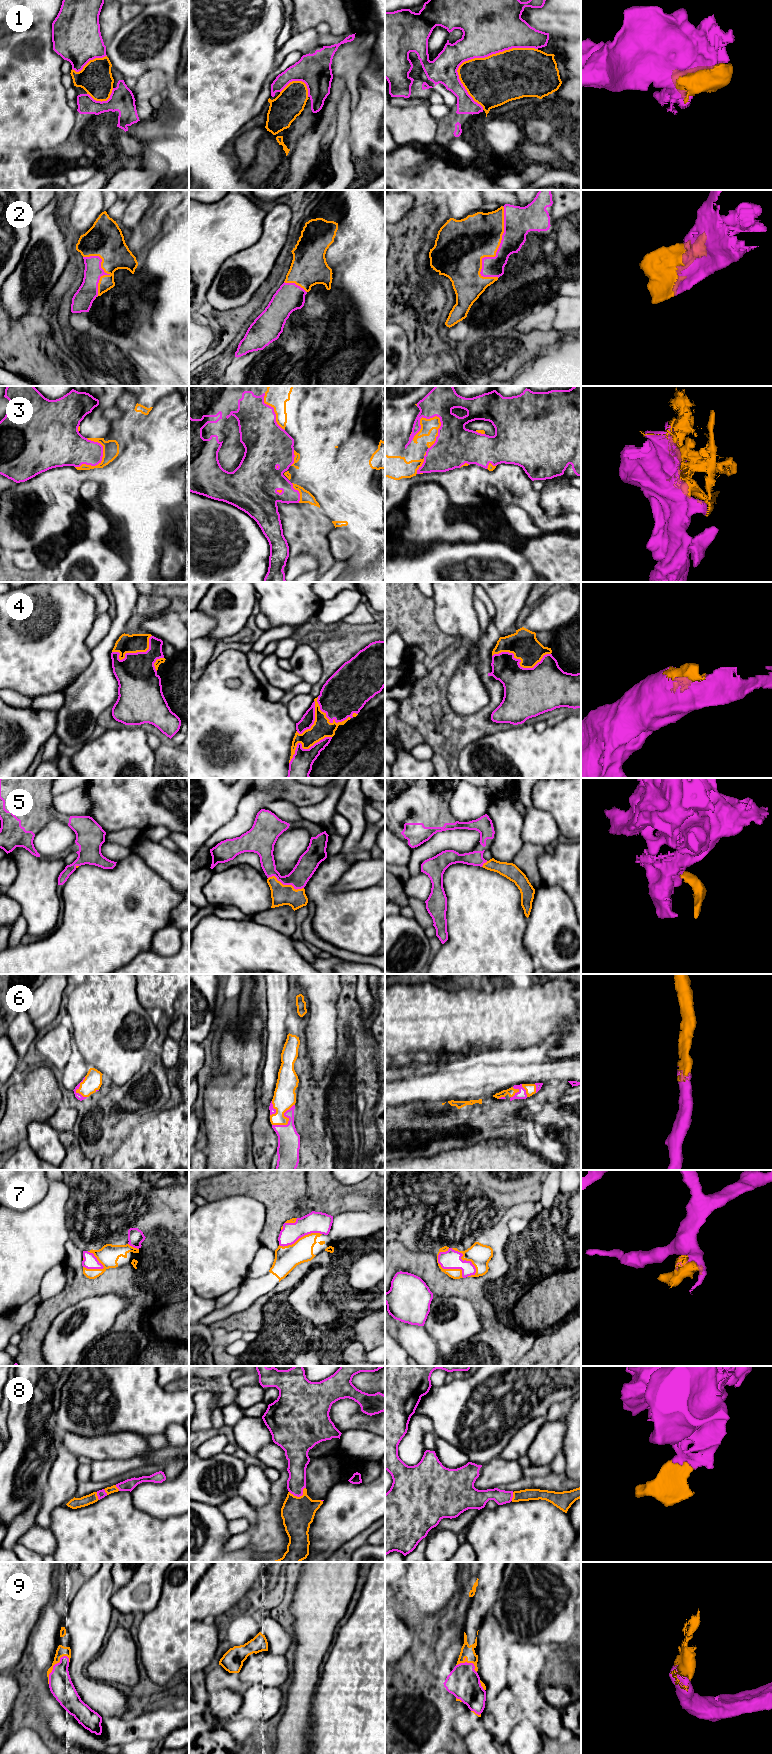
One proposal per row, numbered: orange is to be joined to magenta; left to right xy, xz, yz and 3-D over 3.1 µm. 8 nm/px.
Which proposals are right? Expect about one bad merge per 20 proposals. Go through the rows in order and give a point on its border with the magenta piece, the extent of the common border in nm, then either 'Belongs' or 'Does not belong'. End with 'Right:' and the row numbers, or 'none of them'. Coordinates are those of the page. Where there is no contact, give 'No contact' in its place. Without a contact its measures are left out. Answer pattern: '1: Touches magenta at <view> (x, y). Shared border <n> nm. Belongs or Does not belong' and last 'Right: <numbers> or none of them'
1: Touches magenta at yz (492, 53). Shared border 700 nm. Belongs
2: Touches magenta at yz (499, 246). Shared border 600 nm. Belongs
3: Touches magenta at yz (420, 418). Shared border 280 nm. Belongs
4: Touches magenta at xz (317, 701). Shared border 460 nm. Belongs
5: Touches magenta at xz (286, 884). Shared border 300 nm. Belongs
6: Touches magenta at xz (288, 1121). Shared border 260 nm. Belongs
7: Touches magenta at yz (447, 1268). Shared border 280 nm. Belongs
8: Touches magenta at xz (299, 1496). Shared border 140 nm. Belongs
9: Touches magenta at xy (53, 1667). Shared border 280 nm. Belongs
Right: 1, 2, 3, 4, 5, 6, 7, 8, 9

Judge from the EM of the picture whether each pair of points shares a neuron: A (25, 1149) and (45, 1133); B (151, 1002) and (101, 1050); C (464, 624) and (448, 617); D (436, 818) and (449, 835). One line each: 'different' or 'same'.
A: different
B: different
C: same
D: different

